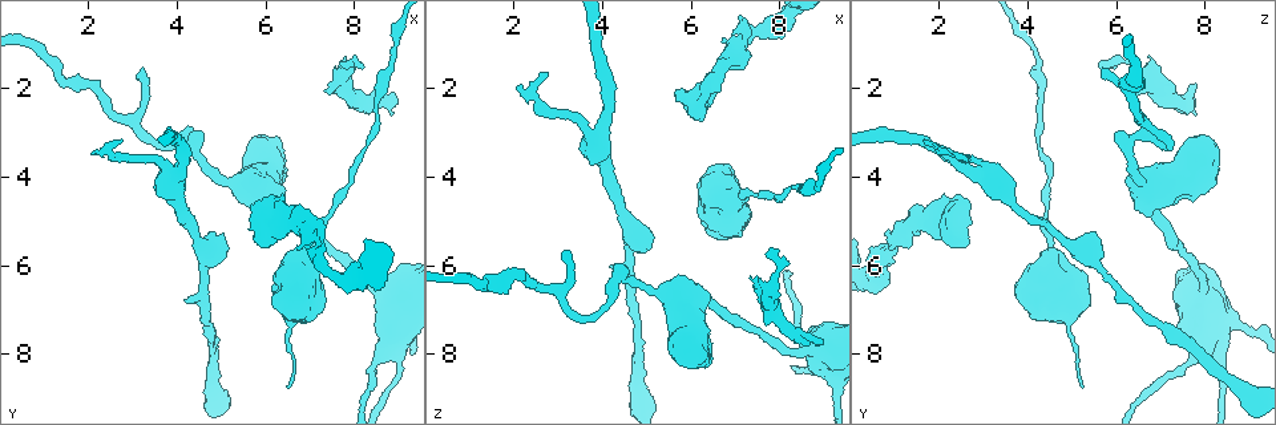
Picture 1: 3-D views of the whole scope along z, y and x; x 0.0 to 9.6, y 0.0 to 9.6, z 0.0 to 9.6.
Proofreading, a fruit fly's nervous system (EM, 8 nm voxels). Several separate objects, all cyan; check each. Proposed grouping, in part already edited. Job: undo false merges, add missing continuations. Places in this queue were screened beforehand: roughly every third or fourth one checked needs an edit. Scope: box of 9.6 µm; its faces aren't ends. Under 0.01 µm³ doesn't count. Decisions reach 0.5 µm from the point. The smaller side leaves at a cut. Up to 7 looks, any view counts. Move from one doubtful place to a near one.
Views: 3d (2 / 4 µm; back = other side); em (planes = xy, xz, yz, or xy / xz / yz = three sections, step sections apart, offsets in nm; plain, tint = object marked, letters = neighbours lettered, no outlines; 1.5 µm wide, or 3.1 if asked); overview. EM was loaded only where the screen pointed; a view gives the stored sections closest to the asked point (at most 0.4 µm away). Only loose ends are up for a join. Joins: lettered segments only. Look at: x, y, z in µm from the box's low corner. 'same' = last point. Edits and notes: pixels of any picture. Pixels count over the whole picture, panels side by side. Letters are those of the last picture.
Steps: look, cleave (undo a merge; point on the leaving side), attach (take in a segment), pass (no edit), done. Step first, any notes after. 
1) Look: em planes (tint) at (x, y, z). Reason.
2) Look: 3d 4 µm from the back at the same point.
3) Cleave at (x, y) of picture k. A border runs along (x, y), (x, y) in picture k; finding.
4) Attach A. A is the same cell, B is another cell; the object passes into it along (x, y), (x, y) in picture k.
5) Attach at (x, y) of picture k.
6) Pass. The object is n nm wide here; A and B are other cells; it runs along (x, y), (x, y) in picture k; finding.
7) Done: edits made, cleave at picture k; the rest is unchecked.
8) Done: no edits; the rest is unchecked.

Look: em xy step 8 (tint) at (7.60, 6.25, 0.65). Thick turns thin.

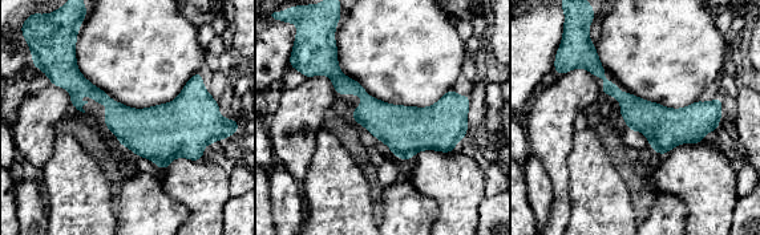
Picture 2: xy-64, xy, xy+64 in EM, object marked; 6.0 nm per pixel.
Look: em planes (letters) at the same point. Cut it another way.

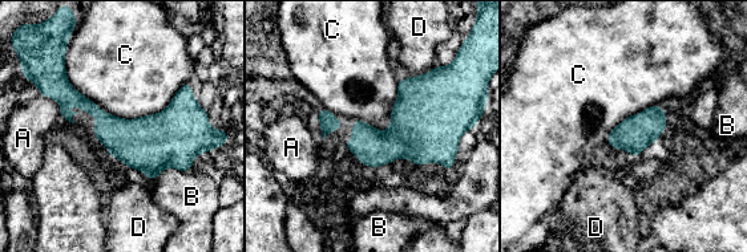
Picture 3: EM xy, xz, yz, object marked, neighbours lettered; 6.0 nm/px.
Pass. The longest contact is with C, 800 nm; A, B, C and D are other cells; a border runs along (64, 52), (189, 81) in picture 3; all the same cell.

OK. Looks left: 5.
Look: 3d 2 µm at (8.55, 2.60, 4.30). A narrow waist.

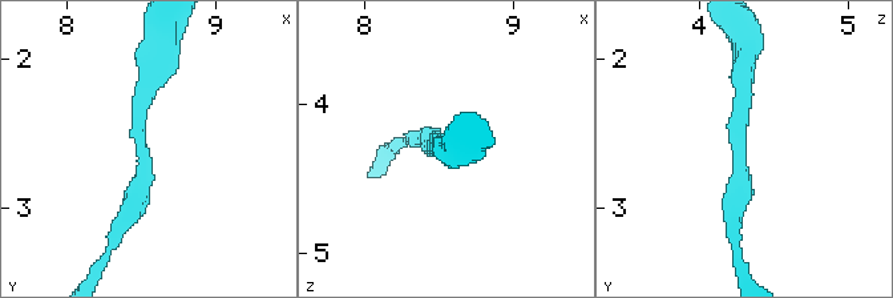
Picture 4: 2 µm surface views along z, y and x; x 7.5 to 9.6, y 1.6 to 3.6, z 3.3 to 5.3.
Look: em planes (letters) at (8.54, 2.56, 4.30).

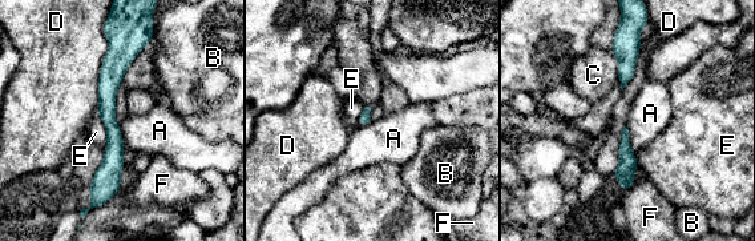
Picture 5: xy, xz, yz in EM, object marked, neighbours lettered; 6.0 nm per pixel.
Pass. A, B, C, D, E and F are other cells; it runs along (124, 43), (97, 200) in picture 5; one cell here.

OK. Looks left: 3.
Look: 3d 2 µm at (4.20, 6.75, 6.05). An open end.

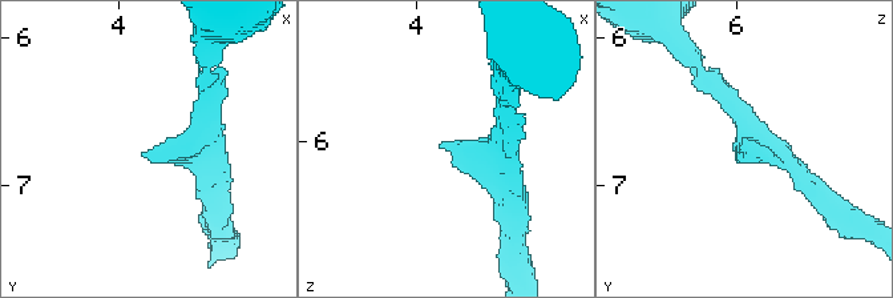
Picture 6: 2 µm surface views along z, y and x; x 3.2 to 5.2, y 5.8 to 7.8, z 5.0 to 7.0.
Look: em planes (letters) at (4.20, 6.80, 6.02). Shape alone is not enough.

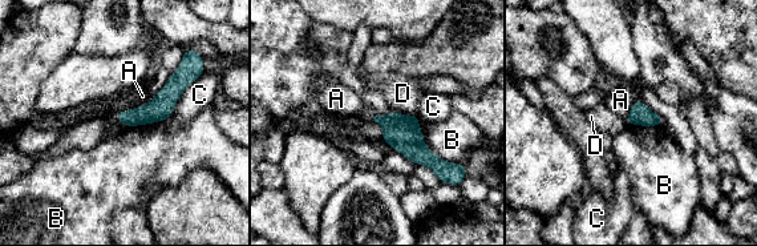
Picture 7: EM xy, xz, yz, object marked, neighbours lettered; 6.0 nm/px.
Pass. A, B, C and D are other cells; it runs along (190, 77), (152, 112), (118, 116) in picture 7; no lettered segment goes on from it.

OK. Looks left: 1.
Done: no edits; the rest is unchecked.

